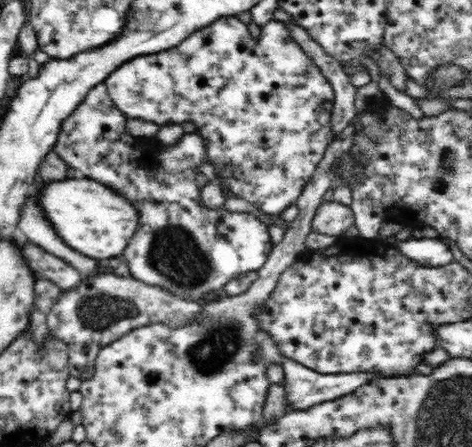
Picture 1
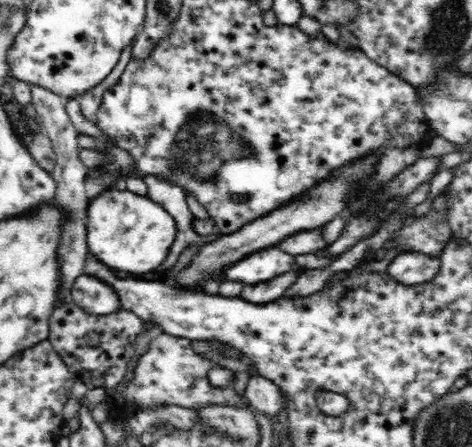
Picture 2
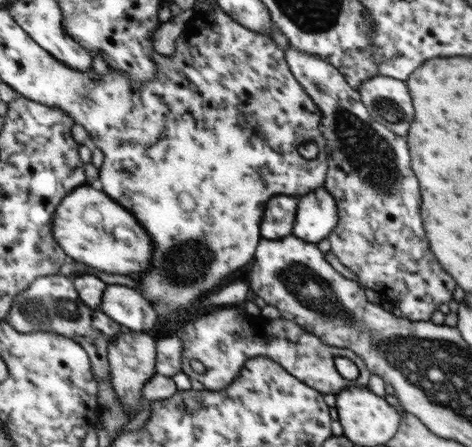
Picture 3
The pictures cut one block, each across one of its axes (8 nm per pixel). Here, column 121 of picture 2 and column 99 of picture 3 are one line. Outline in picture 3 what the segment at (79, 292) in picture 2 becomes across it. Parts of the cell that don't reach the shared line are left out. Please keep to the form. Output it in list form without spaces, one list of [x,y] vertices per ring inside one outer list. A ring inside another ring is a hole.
[[[117,284],[105,286],[105,294],[101,294],[101,306],[97,306],[97,310],[105,312],[113,322],[121,324],[129,332],[147,332],[157,314],[151,310],[149,300],[143,300],[137,290]]]

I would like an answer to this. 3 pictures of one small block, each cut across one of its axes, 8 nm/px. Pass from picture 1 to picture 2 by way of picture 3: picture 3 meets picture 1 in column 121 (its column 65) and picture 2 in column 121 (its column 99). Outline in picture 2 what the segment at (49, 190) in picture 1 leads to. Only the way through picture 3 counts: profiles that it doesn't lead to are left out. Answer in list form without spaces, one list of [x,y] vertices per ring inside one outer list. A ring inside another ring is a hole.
[[[120,188],[104,190],[96,198],[92,196],[92,200],[88,200],[86,220],[86,242],[92,254],[96,254],[104,266],[110,266],[110,270],[134,276],[146,276],[160,270],[160,264],[166,262],[166,256],[170,254],[178,232],[174,216],[170,216],[162,204]]]

